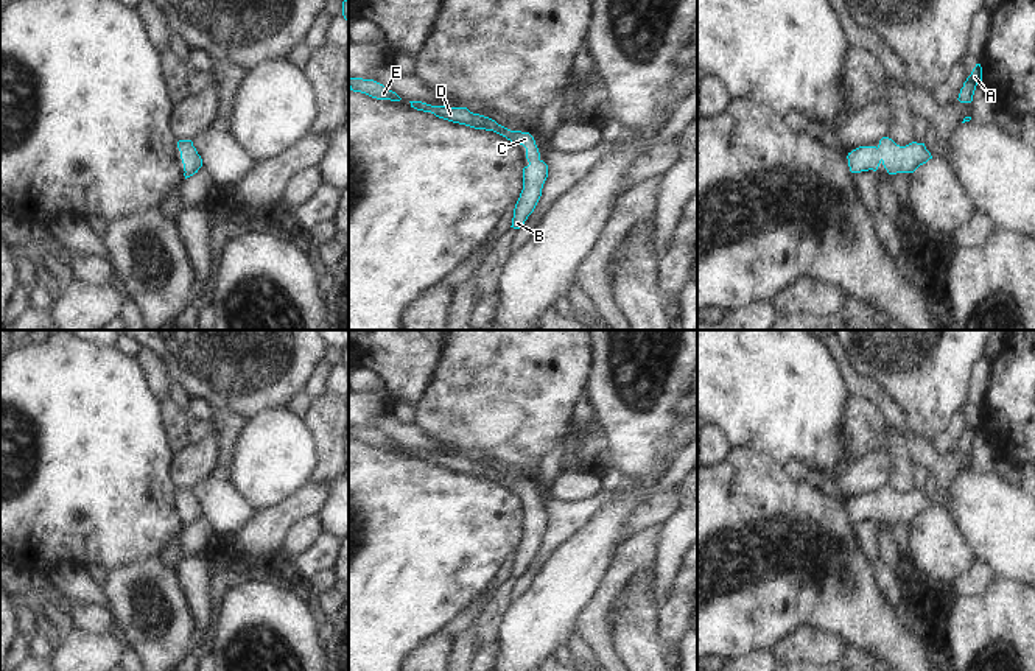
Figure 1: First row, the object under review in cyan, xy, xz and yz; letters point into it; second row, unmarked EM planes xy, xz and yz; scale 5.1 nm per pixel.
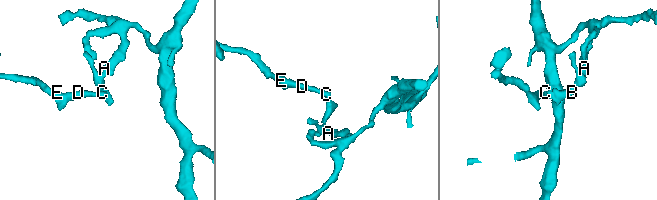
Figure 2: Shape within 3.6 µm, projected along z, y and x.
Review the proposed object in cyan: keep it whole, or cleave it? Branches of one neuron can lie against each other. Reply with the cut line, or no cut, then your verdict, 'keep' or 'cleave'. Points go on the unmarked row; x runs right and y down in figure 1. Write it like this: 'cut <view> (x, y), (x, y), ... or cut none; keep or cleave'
cut none; keep

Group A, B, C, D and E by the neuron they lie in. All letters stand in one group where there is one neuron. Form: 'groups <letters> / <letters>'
groups A B C D E

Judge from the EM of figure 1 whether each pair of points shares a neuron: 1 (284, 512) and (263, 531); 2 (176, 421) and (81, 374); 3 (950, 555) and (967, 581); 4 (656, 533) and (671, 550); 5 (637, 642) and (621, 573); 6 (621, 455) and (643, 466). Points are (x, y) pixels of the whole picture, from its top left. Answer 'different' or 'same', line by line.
1: same
2: different
3: different
4: different
5: different
6: same

